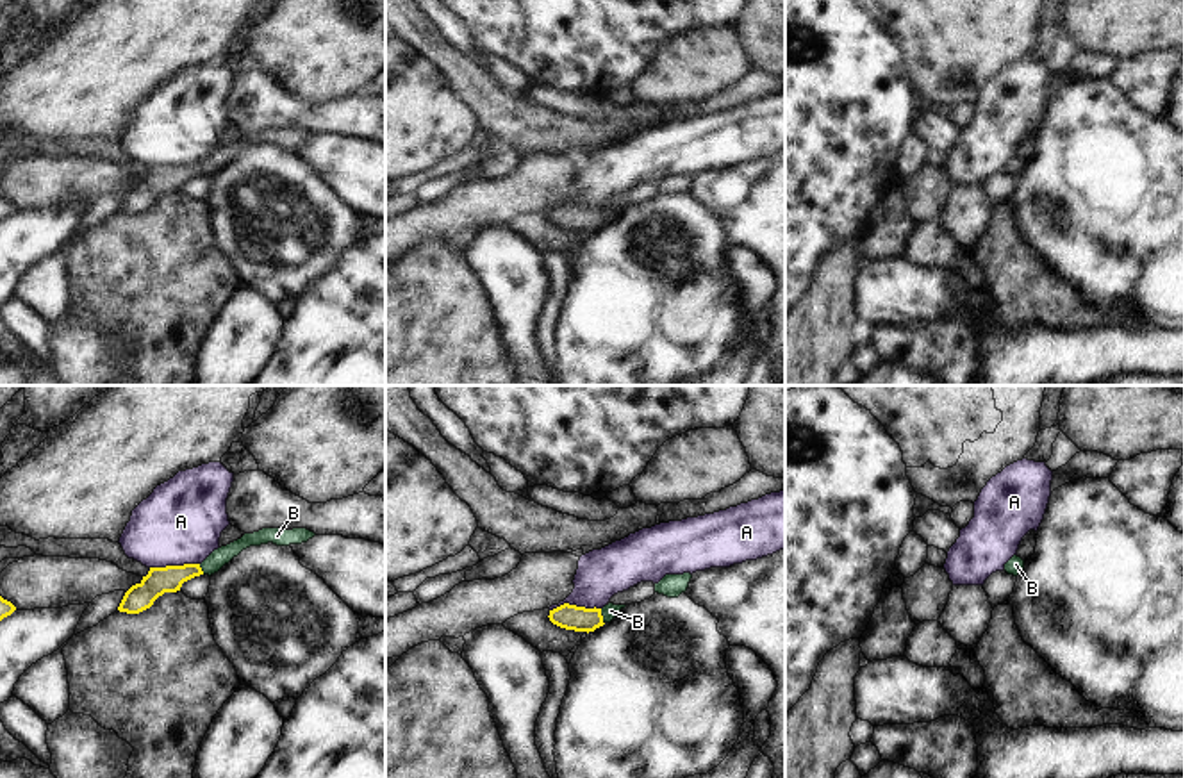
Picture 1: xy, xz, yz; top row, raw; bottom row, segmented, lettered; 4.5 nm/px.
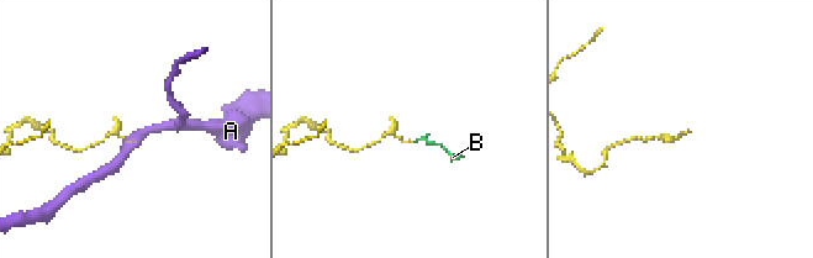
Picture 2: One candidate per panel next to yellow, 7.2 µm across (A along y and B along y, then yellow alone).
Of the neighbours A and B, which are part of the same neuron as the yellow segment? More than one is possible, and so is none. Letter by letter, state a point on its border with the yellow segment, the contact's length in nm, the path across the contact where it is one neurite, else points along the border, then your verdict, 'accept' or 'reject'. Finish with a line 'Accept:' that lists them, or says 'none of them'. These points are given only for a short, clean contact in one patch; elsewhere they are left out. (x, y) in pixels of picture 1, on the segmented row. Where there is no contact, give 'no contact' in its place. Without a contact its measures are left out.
A: contact xz (575, 605); length 240 nm; border xz (600, 607), (561, 604), (550, 611); reject
B: contact xz (602, 616); length 70 nm; way xz (566, 616), (602, 616), (611, 611); accept
Accept: B

